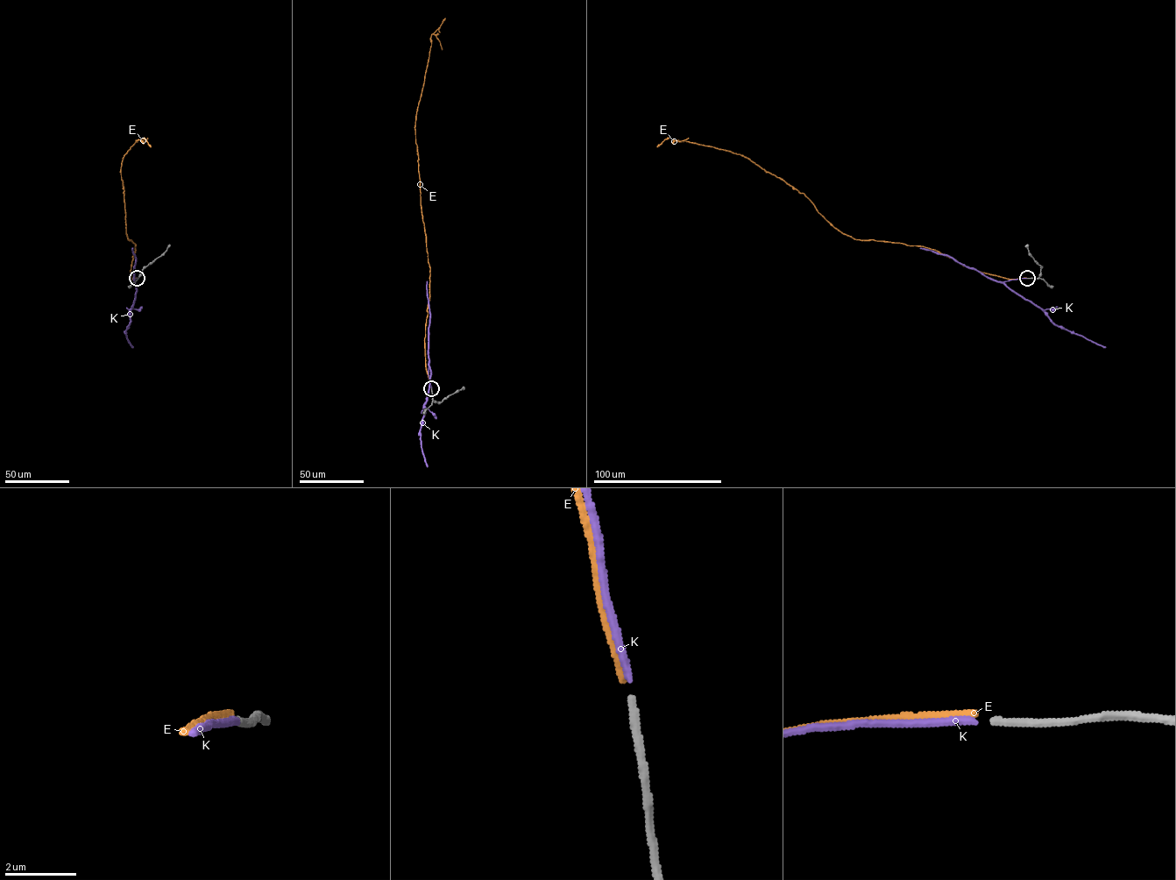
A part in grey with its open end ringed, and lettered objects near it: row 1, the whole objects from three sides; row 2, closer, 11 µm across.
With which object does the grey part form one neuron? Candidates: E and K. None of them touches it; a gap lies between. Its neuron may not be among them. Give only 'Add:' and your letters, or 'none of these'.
Add: K

